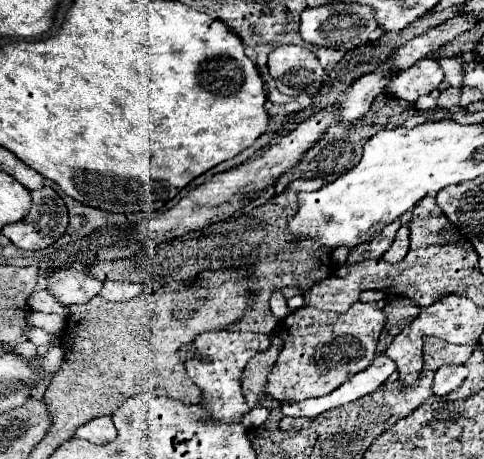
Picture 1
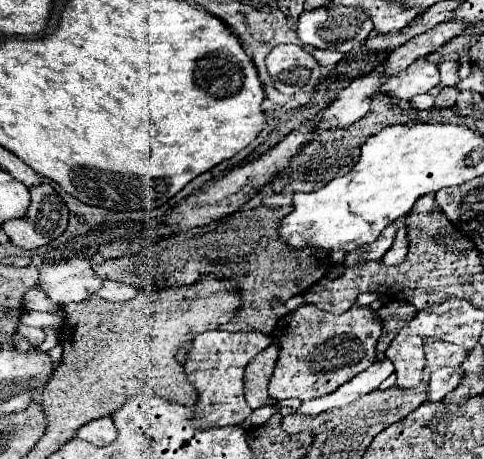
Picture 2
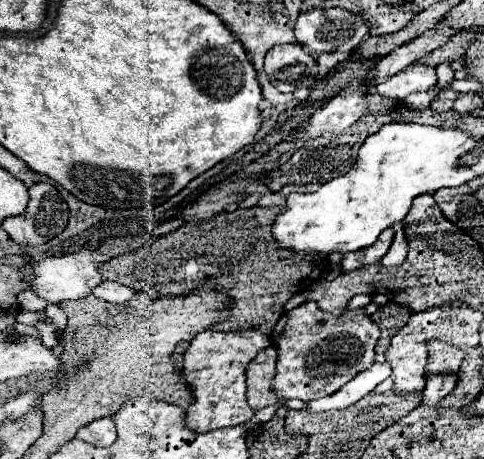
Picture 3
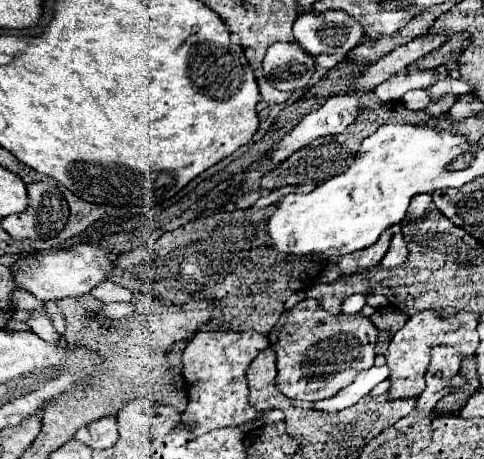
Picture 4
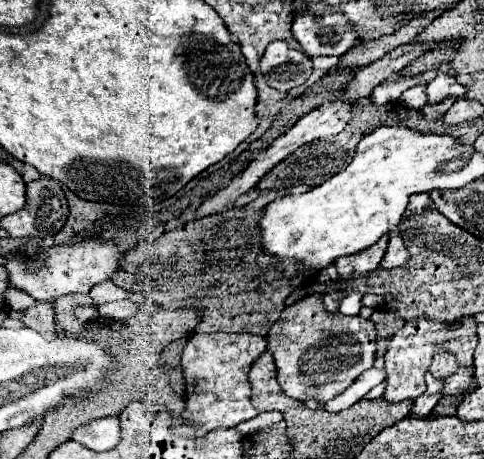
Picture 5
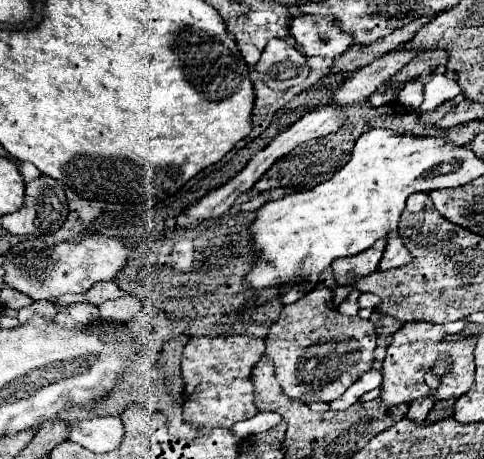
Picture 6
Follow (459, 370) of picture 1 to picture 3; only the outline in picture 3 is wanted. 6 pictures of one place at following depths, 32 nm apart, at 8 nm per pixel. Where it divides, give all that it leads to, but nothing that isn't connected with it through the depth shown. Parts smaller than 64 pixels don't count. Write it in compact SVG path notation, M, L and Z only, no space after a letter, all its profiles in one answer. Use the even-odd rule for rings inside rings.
M428 374L426 388L422 392L422 406L436 406L446 394L450 394L456 386L454 374Z

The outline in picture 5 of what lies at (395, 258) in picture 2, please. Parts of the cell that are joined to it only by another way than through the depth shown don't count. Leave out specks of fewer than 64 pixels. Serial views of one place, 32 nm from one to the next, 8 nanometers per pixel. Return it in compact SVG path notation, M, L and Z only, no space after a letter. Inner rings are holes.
M392 230L390 234L390 242L388 242L388 248L386 248L386 254L380 262L380 268L396 268L396 266L404 266L408 260L410 260L410 254L408 250L404 248L404 242L398 234L398 230Z

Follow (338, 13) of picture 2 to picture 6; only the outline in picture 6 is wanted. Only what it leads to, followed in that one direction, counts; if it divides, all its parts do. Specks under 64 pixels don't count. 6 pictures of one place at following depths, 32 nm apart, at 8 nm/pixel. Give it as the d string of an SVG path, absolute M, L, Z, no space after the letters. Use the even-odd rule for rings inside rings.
M314 16L294 18L290 24L290 36L296 40L304 56L336 58L352 44L352 38L334 26L334 20L316 20Z

